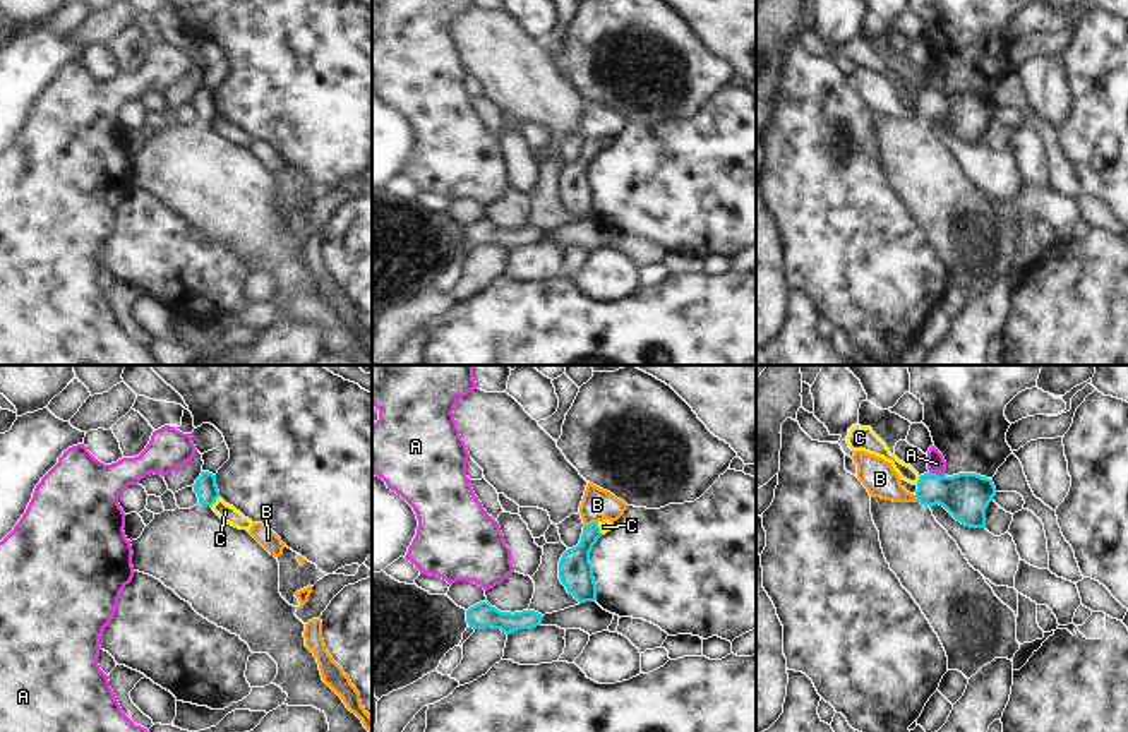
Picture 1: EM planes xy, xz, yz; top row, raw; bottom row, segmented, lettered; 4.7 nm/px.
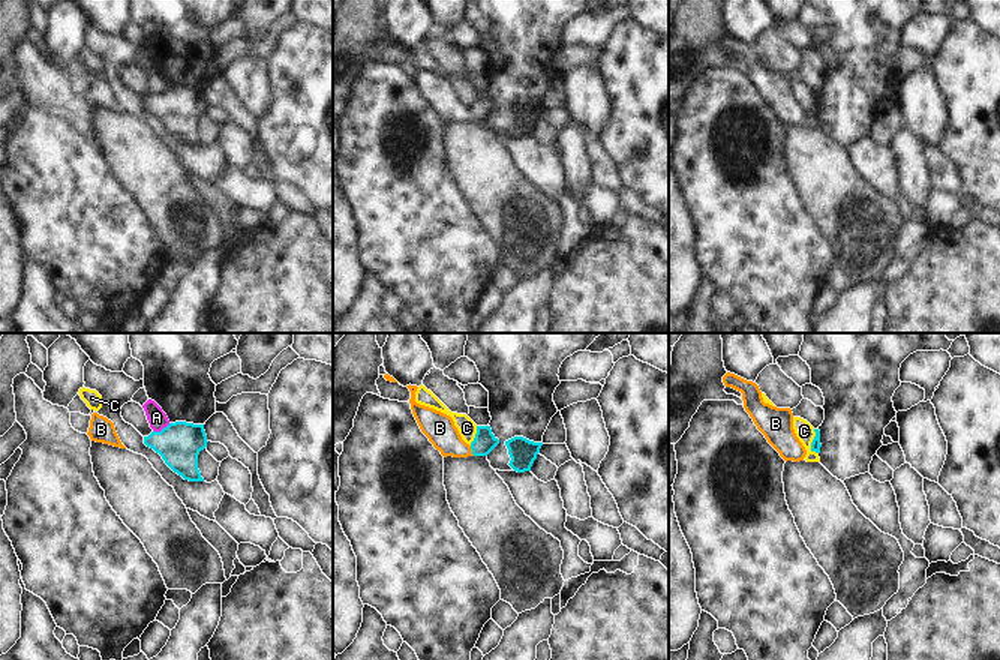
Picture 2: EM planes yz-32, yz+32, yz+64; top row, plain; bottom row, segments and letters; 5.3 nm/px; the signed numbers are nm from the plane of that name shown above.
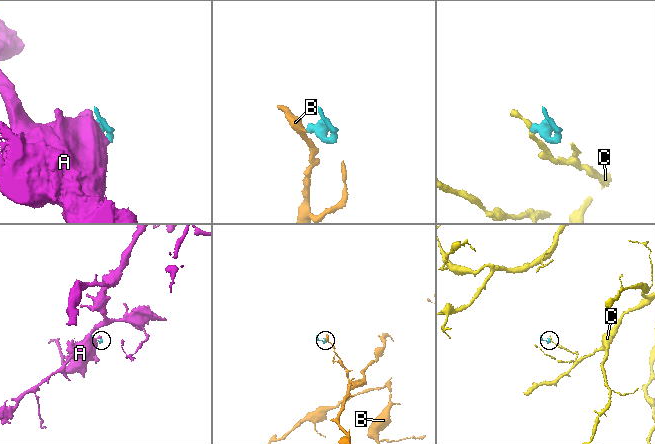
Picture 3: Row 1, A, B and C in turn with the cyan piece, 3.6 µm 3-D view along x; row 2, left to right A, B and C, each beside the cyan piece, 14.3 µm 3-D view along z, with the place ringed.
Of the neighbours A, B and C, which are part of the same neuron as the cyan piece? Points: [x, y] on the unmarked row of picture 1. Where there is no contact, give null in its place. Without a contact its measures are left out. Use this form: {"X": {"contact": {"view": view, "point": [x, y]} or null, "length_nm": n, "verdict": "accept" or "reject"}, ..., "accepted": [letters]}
{"A": {"contact": {"view": "yz", "point": [935, 90]}, "length_nm": 80, "verdict": "reject"}, "B": {"contact": {"view": "xz", "point": [592, 139]}, "length_nm": 60, "verdict": "accept"}, "C": {"contact": {"view": "xy", "point": [215, 117]}, "length_nm": 70, "verdict": "reject"}, "accepted": ["B"]}

